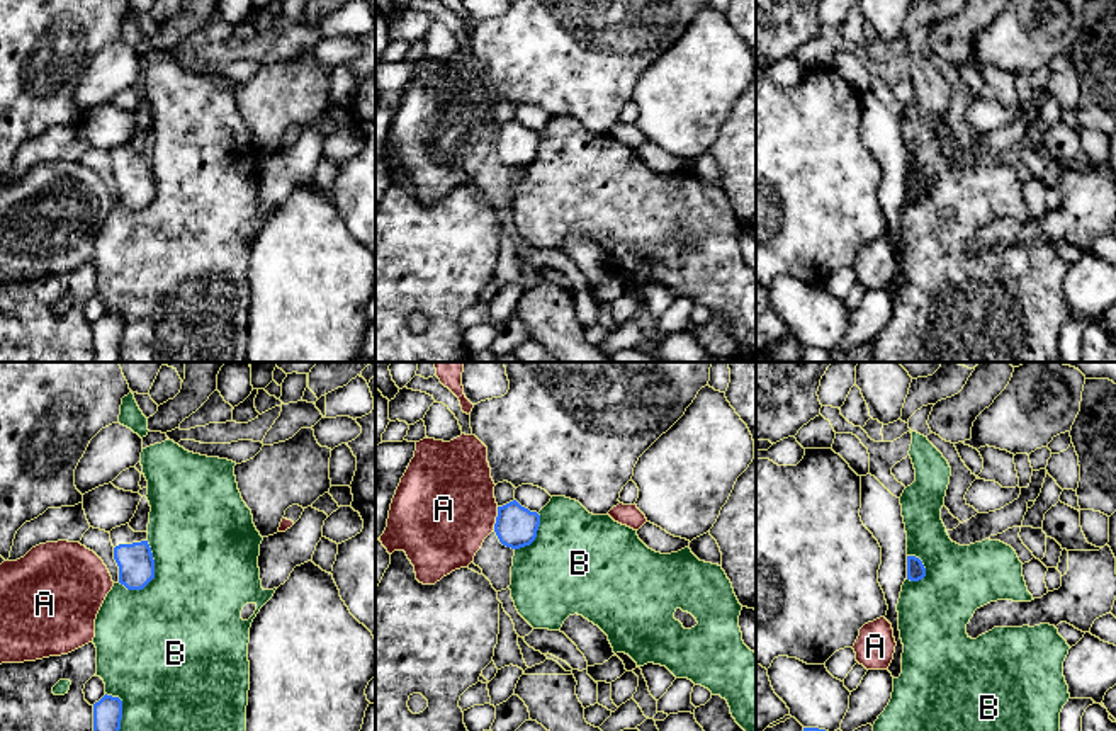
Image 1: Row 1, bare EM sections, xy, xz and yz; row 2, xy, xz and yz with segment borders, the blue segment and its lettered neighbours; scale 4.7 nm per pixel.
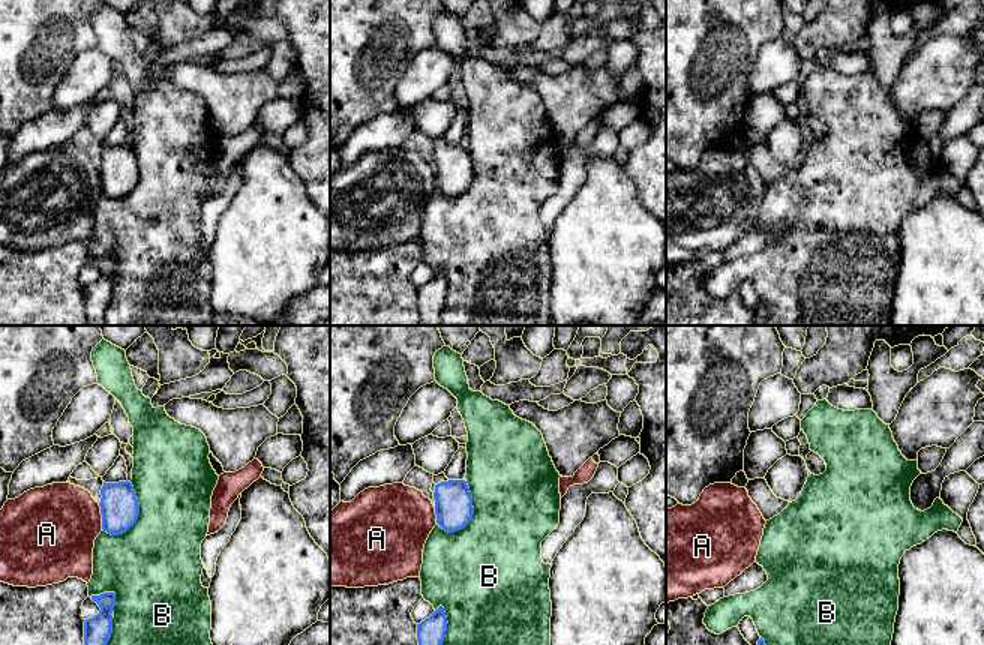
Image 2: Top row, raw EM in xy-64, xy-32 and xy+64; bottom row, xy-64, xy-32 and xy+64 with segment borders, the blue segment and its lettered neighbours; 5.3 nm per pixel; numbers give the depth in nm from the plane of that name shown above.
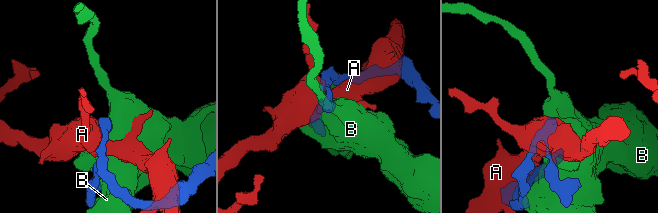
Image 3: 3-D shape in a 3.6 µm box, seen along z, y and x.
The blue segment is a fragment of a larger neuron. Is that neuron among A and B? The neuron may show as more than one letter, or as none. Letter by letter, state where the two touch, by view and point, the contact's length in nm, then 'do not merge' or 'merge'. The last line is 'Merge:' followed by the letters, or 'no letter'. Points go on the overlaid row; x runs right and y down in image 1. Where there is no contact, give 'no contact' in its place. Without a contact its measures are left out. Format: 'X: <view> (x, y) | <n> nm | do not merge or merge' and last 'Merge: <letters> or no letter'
A: xz (496, 519) | 110 nm | do not merge
B: xy (153, 572) | 260 nm | do not merge
Merge: no letter

